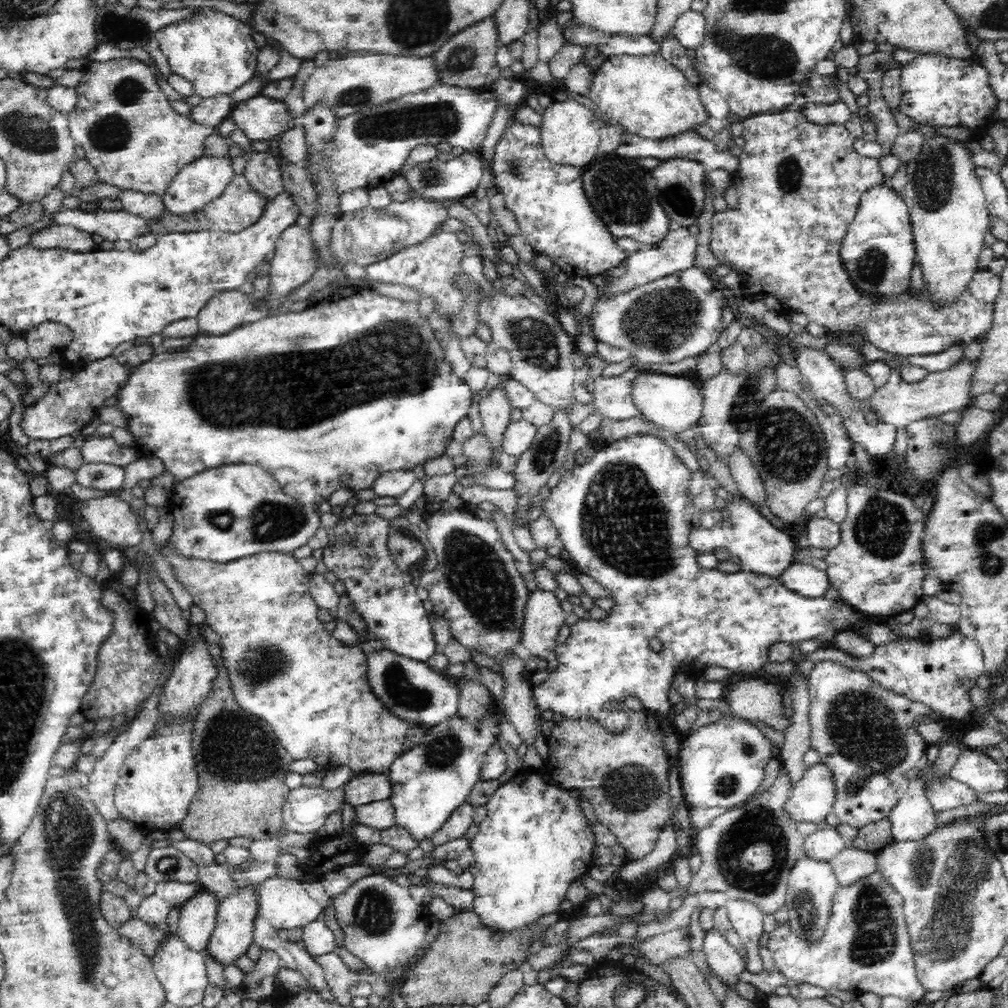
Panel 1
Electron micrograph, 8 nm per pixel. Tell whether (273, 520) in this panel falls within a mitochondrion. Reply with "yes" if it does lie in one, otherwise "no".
yes

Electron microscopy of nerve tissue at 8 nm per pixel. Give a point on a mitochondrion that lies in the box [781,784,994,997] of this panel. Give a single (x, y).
(876, 937)

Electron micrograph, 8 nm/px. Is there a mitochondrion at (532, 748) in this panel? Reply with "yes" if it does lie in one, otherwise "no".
no

